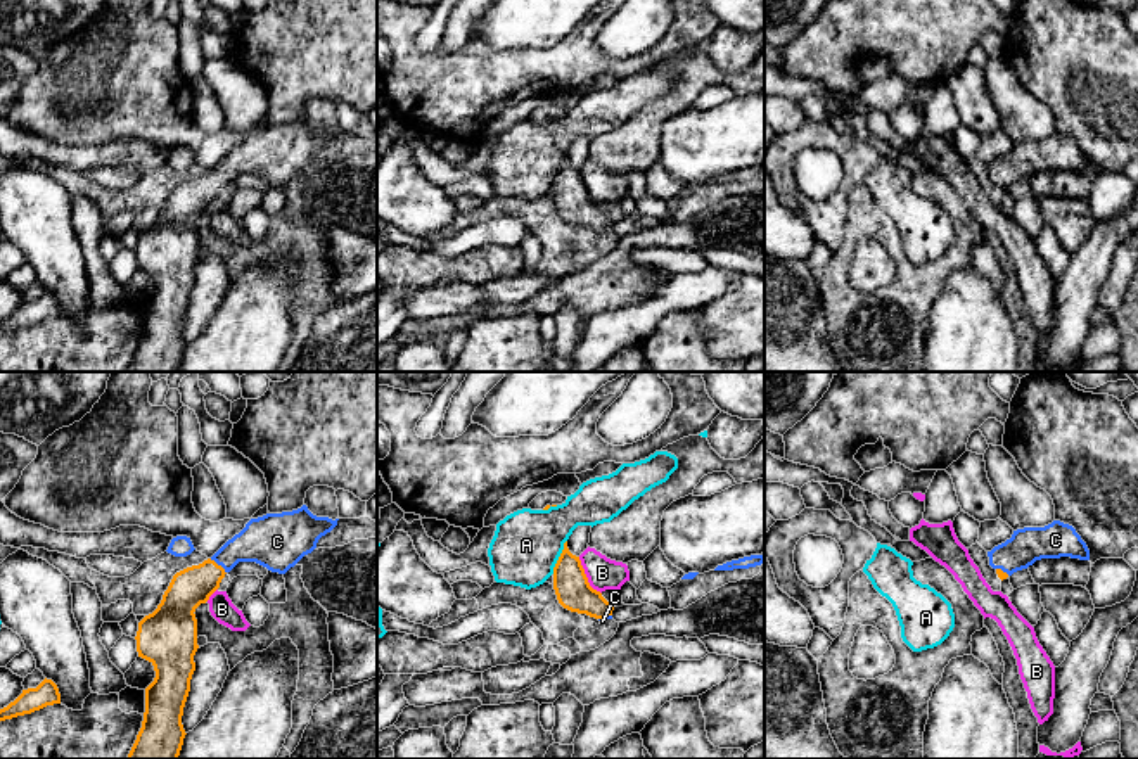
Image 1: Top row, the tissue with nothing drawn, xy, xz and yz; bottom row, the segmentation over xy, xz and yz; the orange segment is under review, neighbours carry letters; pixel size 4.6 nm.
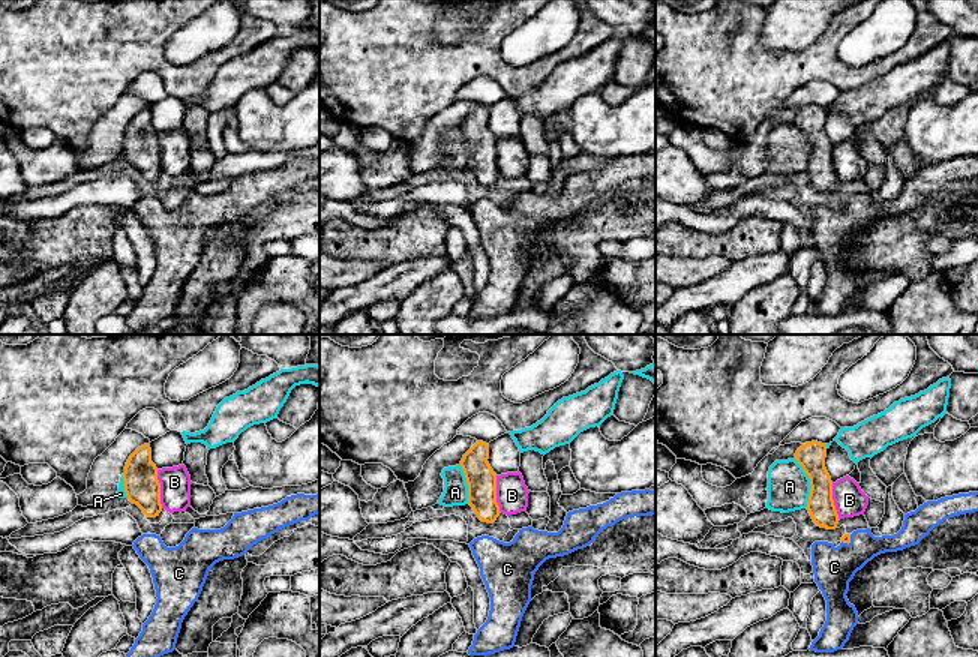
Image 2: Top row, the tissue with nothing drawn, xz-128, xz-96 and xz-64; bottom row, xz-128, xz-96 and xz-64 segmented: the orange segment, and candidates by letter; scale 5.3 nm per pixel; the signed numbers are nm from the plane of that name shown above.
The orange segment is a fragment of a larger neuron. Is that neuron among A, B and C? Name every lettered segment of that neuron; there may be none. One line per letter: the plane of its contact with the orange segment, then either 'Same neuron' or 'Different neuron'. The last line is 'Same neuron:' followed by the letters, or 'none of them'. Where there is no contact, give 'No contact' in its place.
A: Touches orange in xz. Different neuron
B: Touches orange in xz. Different neuron
C: Touches orange in xy. Same neuron
Same neuron: C

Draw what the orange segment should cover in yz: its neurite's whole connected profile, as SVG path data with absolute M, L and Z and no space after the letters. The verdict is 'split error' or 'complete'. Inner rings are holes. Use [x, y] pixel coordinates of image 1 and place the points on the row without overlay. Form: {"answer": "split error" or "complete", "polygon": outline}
{"answer": "split error", "polygon": "M1053 133L1045 140L1013 144L1012 150L988 164L988 169L989 178L1003 194L1041 171L1090 173L1090 163L1072 138Z"}

